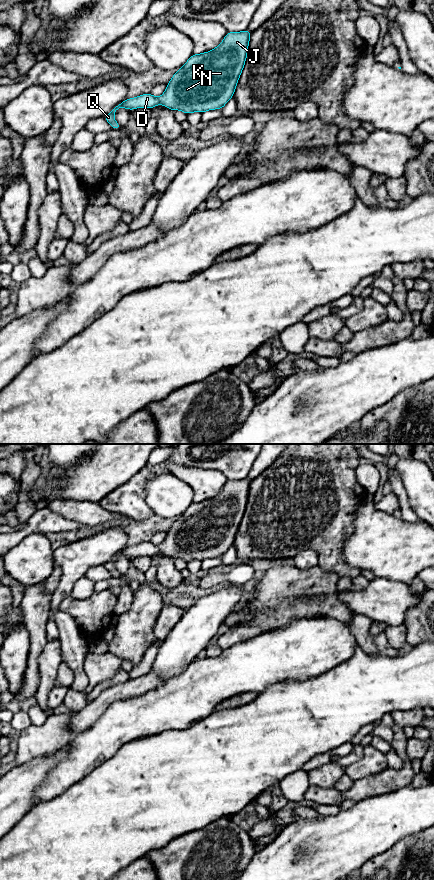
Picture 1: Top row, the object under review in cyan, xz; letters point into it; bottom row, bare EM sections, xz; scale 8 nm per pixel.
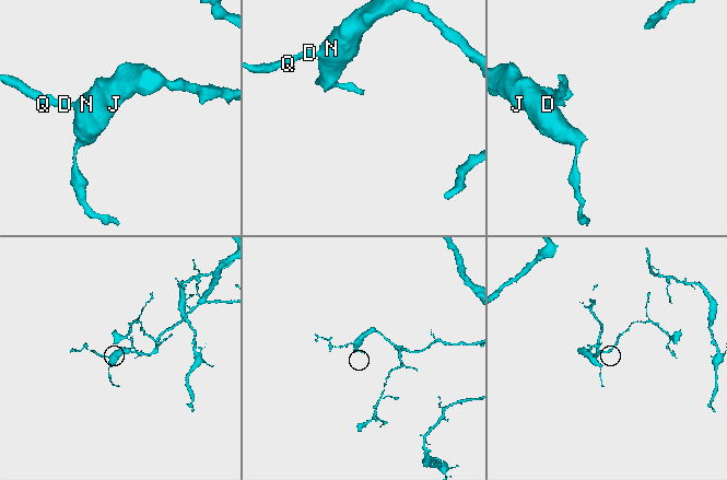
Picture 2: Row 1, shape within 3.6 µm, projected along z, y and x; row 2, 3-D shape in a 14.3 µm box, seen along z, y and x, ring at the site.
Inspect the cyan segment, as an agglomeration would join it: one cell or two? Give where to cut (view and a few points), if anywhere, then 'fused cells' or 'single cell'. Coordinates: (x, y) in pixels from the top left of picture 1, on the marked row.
no cut; single cell

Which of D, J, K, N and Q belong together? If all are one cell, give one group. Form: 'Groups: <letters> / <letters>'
Groups: D J K N Q

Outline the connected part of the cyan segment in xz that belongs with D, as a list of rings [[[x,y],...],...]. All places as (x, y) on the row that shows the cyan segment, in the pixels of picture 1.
[[[247,29],[228,32],[215,49],[201,54],[194,53],[172,76],[159,98],[148,93],[125,99],[104,119],[113,129],[119,130],[121,125],[115,121],[114,115],[122,107],[128,110],[152,109],[161,104],[185,114],[222,109],[233,98],[246,62],[250,36],[251,32]]]

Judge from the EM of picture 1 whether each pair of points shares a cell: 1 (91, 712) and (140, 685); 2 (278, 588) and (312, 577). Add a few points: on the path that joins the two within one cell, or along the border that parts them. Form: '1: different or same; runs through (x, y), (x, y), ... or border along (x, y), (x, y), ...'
1: same; runs through (103, 701), (114, 693), (128, 689)
2: same; runs through (286, 588), (301, 588), (304, 585)

